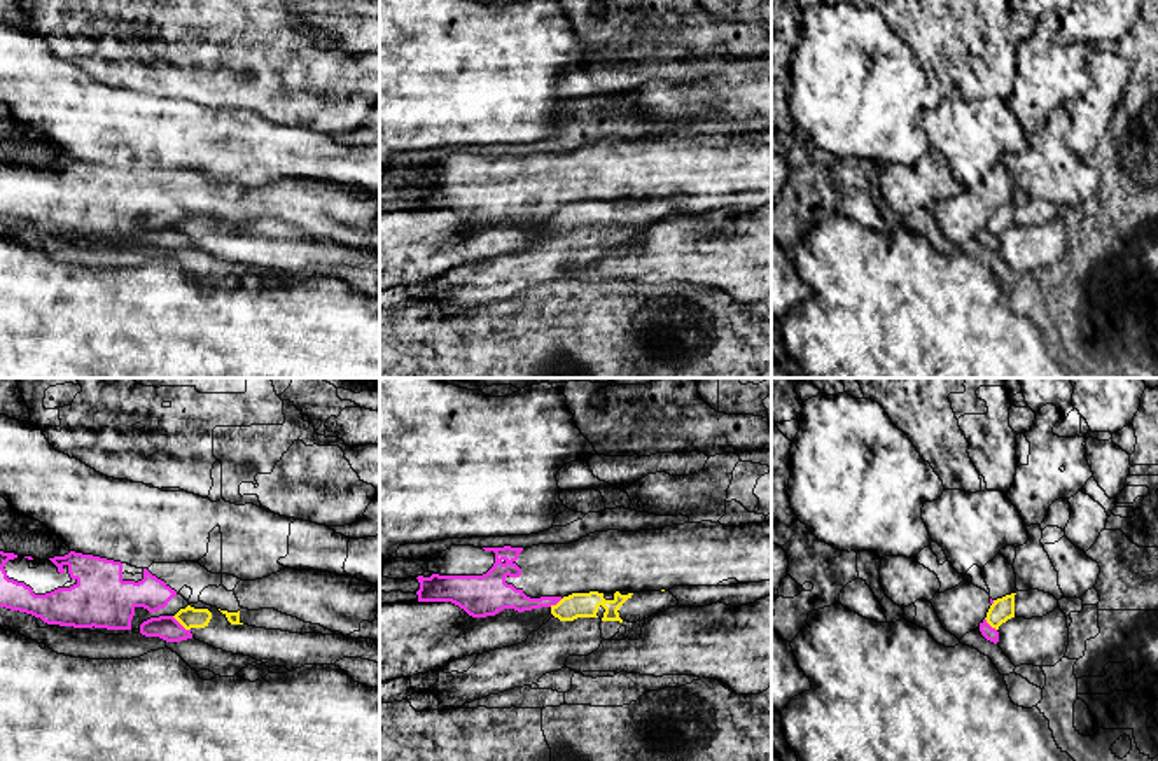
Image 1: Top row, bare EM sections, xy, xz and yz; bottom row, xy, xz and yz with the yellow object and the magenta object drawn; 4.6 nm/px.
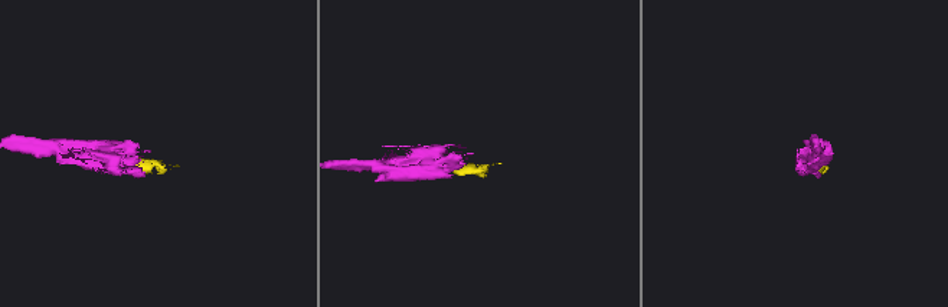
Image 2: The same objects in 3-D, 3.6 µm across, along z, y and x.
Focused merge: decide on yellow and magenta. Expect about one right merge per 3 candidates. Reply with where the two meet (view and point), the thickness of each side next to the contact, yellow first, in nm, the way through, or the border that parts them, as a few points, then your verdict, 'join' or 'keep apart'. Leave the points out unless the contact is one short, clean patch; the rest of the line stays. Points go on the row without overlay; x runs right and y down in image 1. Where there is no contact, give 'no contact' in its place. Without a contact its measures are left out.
meets yellow in xy at (181, 231); 100 nm thick on the yellow side, 110 nm on the other; border along xy (172, 224), (189, 238); keep apart

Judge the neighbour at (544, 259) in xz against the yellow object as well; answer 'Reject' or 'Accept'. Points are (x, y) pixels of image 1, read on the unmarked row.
Accept

